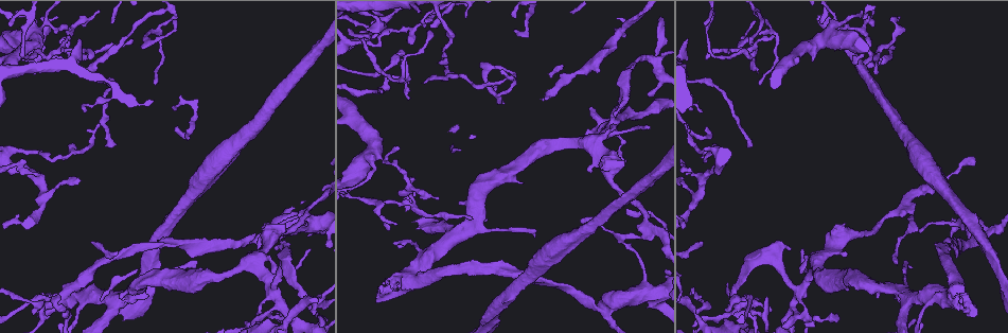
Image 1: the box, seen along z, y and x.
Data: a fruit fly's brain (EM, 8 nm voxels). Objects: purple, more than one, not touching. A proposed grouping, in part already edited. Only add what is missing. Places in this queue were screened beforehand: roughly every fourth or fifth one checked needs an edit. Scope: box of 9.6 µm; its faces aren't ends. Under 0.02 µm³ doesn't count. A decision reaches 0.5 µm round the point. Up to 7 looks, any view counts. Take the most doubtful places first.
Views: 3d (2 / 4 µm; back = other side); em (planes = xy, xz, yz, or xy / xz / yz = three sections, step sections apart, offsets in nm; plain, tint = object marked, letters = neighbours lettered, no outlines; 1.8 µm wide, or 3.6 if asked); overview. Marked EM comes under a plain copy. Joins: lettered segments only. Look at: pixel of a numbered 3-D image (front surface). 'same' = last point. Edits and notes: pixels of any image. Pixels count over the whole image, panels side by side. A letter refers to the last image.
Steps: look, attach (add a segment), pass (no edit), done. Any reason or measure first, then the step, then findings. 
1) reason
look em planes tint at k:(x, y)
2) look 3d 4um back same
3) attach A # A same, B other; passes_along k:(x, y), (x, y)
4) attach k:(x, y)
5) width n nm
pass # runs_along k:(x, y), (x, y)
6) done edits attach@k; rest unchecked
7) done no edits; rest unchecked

thin end
look 3d 4um at 1:(113, 146)

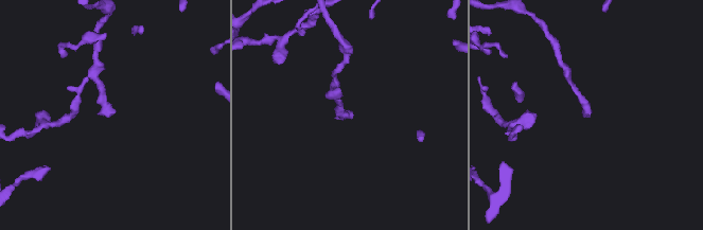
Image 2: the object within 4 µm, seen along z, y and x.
shape alone is not enough
look em xy step 16 letters at 2:(351, 117)

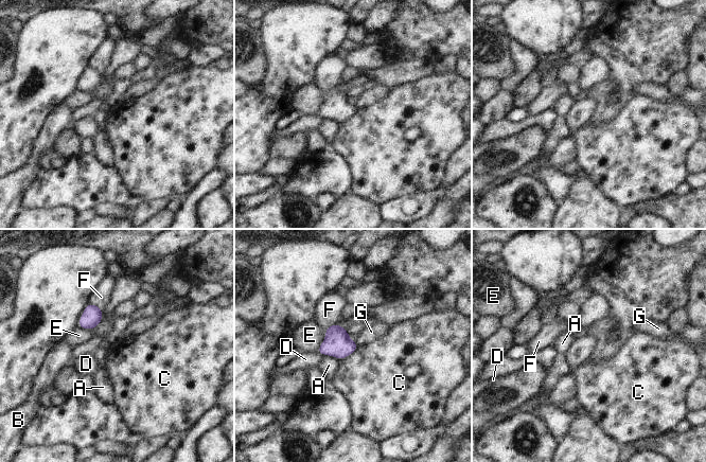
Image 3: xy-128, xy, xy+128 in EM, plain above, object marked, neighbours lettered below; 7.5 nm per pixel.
pass # A other, B other, C other, D other, E other, F other, G other; border 3:(358, 347), (339, 359); no lettered segment goes on from it

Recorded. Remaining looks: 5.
abrupt turn
look em planes letters at 1:(990, 230)

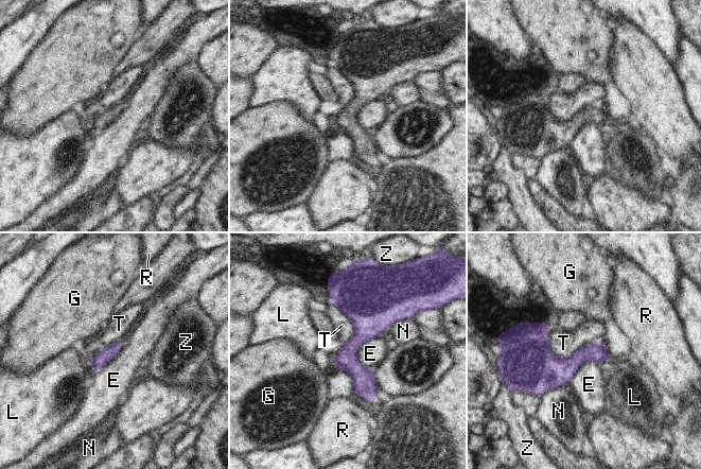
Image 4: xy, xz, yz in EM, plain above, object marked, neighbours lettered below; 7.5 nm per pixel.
pass # E other, G other, L other, N other, R other, T other, Z other; no lettered segment goes on from it

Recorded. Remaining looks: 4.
branch stops here
look 3d 2um at 1:(759, 85)

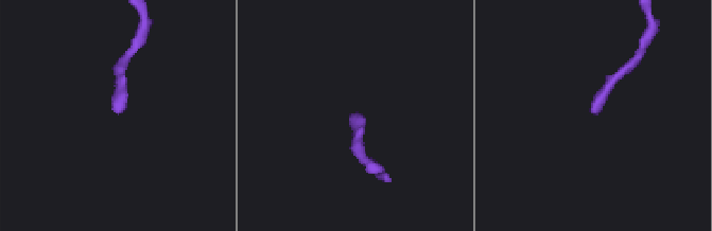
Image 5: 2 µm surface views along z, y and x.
shape alone is not enough
look em 3.6um planes letters at 5:(349, 114)

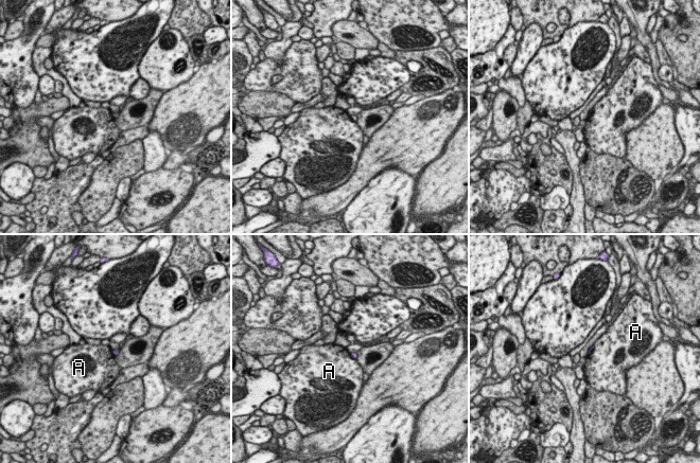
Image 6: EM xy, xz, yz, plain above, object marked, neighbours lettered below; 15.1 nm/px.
width 60 nm
pass # A other; border 6:(349, 353), (355, 359); no lettered segment goes on from it

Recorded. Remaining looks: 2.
done no edits; rest unchecked

